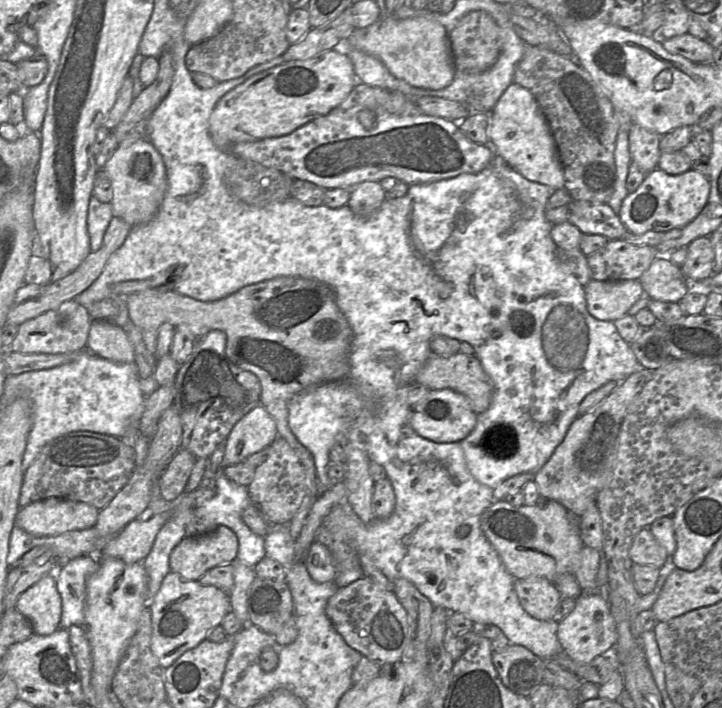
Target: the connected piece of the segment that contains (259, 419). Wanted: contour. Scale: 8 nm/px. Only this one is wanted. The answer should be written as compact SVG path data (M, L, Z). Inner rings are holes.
M259 403L233 426L226 438L223 467L242 463L252 454L269 447L277 437L278 432L274 419Z

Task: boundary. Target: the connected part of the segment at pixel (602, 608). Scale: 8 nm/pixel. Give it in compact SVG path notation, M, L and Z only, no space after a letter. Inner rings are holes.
M600 592L583 593L576 599L574 610L557 623L557 637L563 653L578 663L589 663L613 651L617 630L606 596Z

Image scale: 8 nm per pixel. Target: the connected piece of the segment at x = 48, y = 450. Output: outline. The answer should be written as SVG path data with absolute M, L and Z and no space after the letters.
M90 431L68 432L47 443L24 472L19 506L24 507L32 502L57 497L71 501L85 502L101 510L126 485L135 467L135 449L125 440Z

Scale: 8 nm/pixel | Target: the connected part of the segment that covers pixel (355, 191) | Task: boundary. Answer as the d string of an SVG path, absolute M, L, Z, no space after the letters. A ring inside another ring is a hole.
M364 181L351 189L348 206L357 216L367 218L379 209L386 198L387 192L379 181Z

